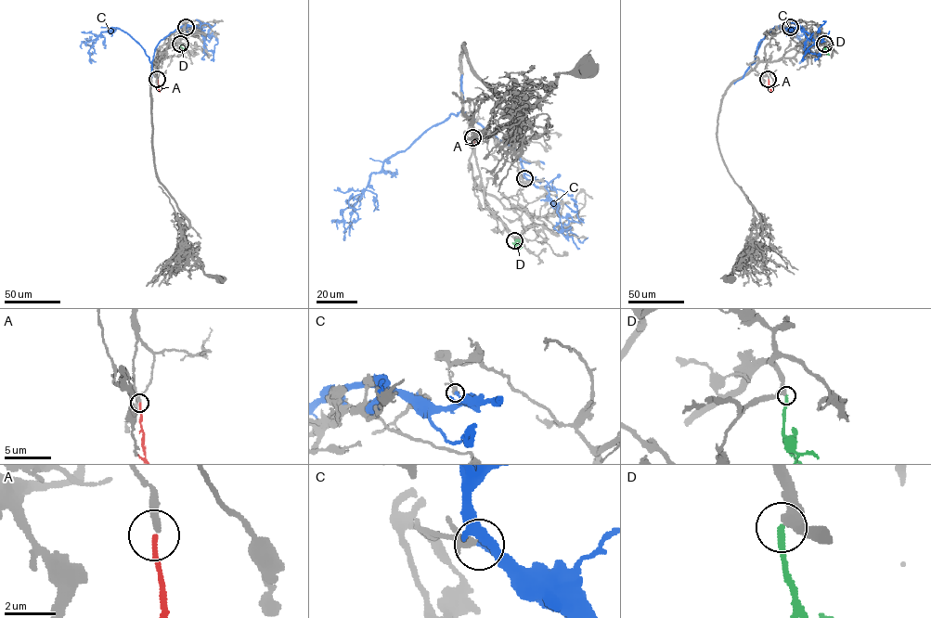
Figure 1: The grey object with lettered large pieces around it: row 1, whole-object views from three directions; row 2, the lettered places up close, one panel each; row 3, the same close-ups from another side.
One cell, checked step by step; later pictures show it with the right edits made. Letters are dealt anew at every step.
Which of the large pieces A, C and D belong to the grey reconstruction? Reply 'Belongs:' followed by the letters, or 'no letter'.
Belongs: A, D

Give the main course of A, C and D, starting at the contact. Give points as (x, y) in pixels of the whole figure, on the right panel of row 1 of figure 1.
A: (769, 79), (770, 92)
C: (790, 27), (769, 32), (757, 45), (754, 62), (761, 41), (776, 28), (803, 39), (815, 61)
D: (824, 44), (824, 49), (829, 55)

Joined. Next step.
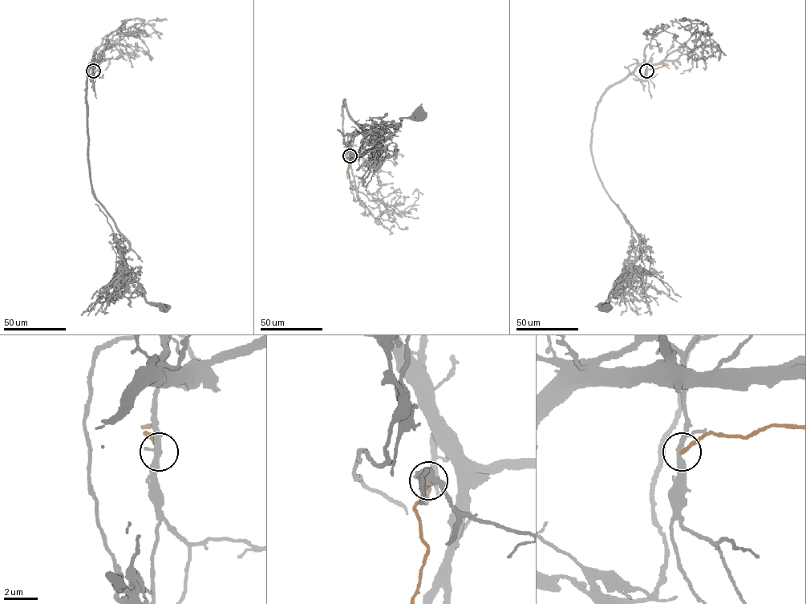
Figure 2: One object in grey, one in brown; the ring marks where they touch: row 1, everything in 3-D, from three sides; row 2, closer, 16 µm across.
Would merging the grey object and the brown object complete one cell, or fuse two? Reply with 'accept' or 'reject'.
reject

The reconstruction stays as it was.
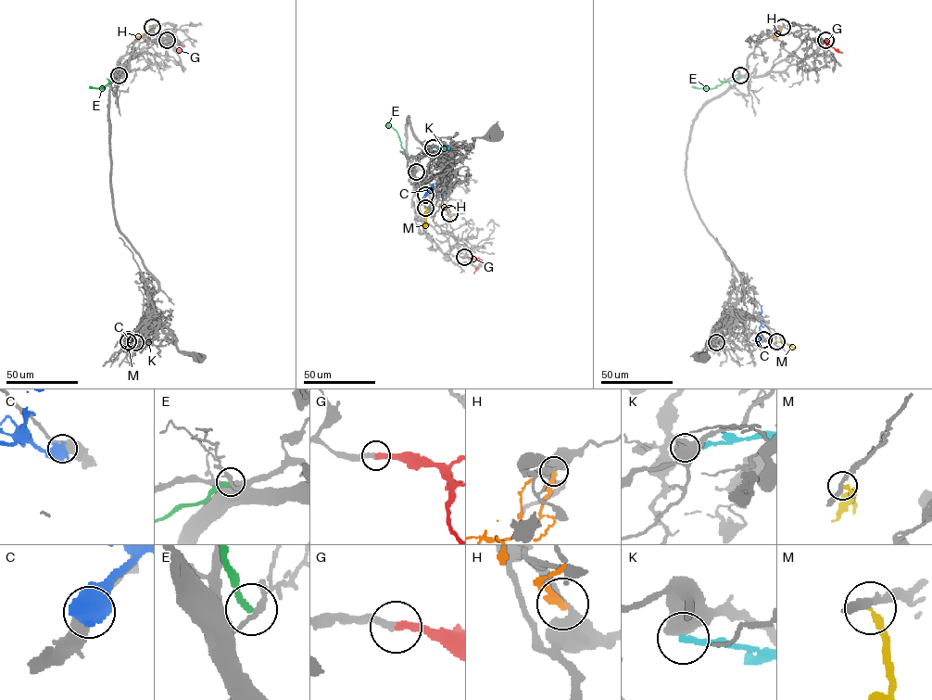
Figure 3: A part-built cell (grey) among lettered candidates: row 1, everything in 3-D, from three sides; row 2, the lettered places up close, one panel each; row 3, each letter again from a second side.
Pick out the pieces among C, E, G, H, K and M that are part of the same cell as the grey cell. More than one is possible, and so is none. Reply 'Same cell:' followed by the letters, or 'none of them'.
Same cell: G

